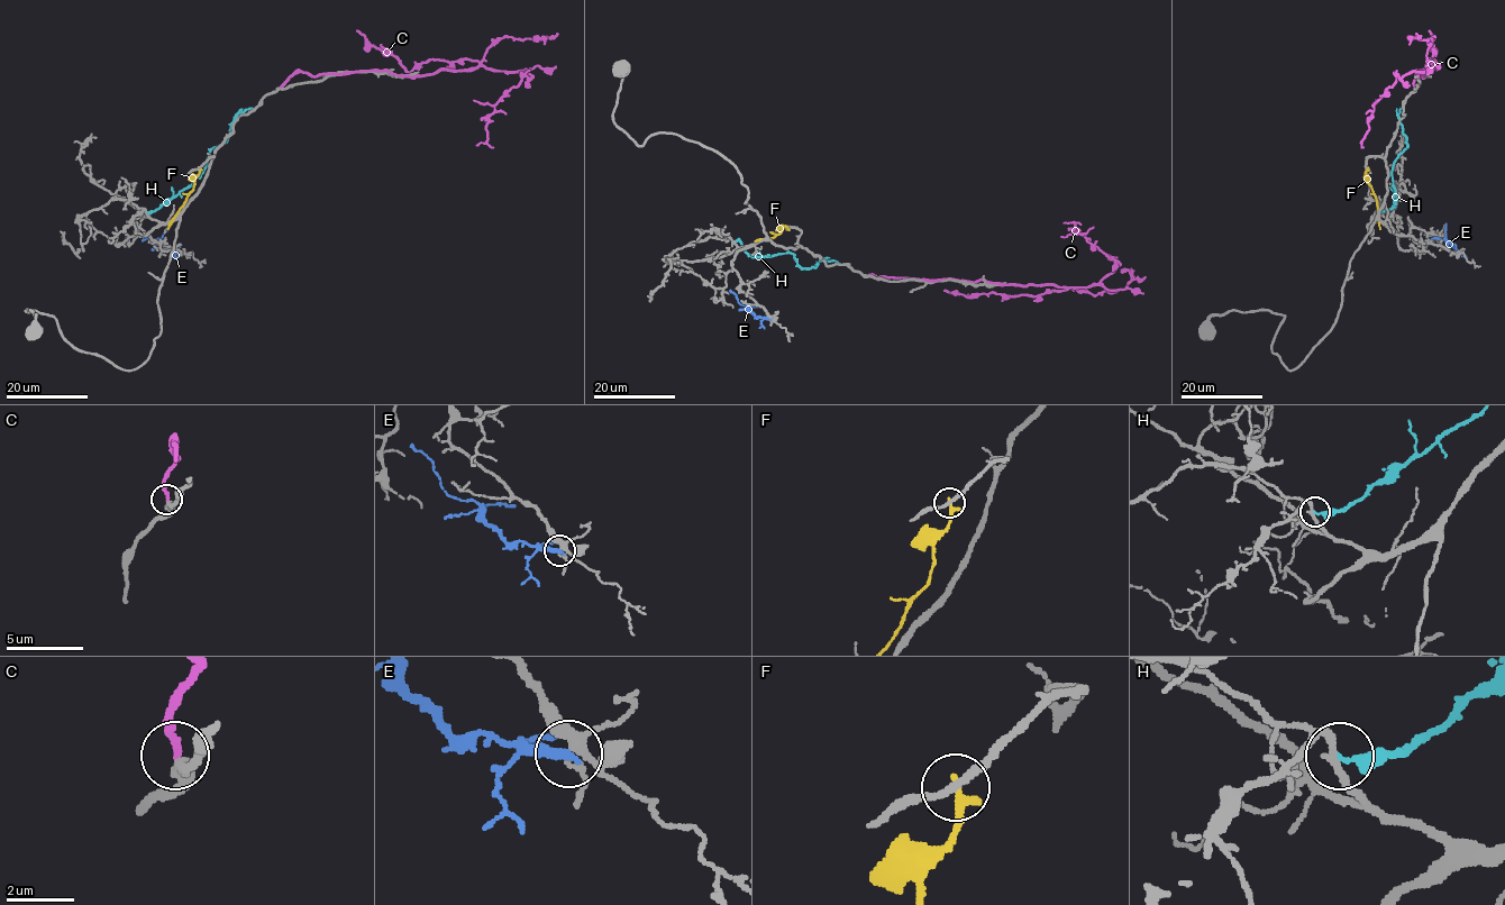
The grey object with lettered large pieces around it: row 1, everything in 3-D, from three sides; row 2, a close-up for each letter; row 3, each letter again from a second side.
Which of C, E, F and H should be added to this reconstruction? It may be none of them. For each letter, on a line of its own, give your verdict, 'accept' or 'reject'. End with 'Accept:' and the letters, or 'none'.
C: reject
E: reject
F: reject
H: reject
Accept: none

